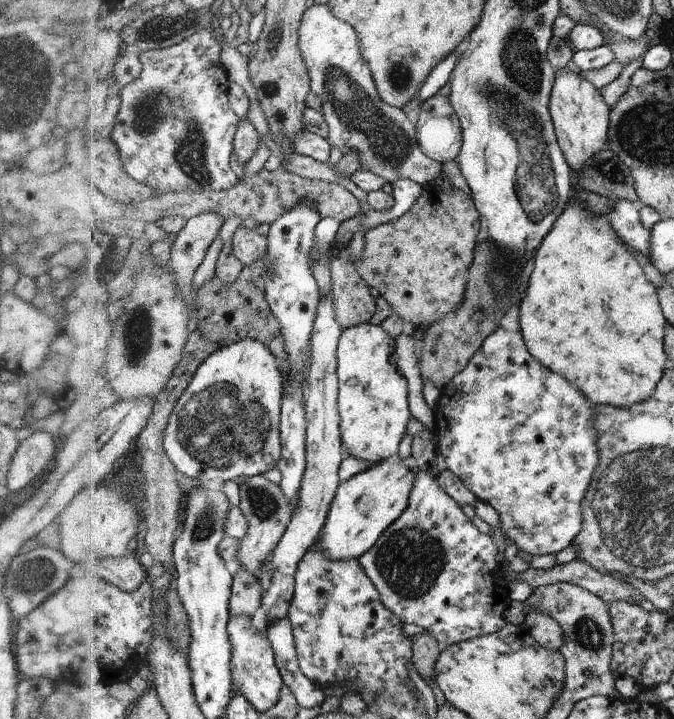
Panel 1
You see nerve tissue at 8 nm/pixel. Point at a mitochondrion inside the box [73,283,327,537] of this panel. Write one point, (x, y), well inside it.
(222, 425)

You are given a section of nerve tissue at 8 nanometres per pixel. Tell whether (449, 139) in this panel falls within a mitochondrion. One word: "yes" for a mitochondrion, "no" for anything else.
no

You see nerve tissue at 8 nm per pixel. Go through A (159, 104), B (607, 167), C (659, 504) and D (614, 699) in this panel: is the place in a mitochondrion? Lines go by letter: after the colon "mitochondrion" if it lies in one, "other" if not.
A: mitochondrion
B: mitochondrion
C: mitochondrion
D: other

